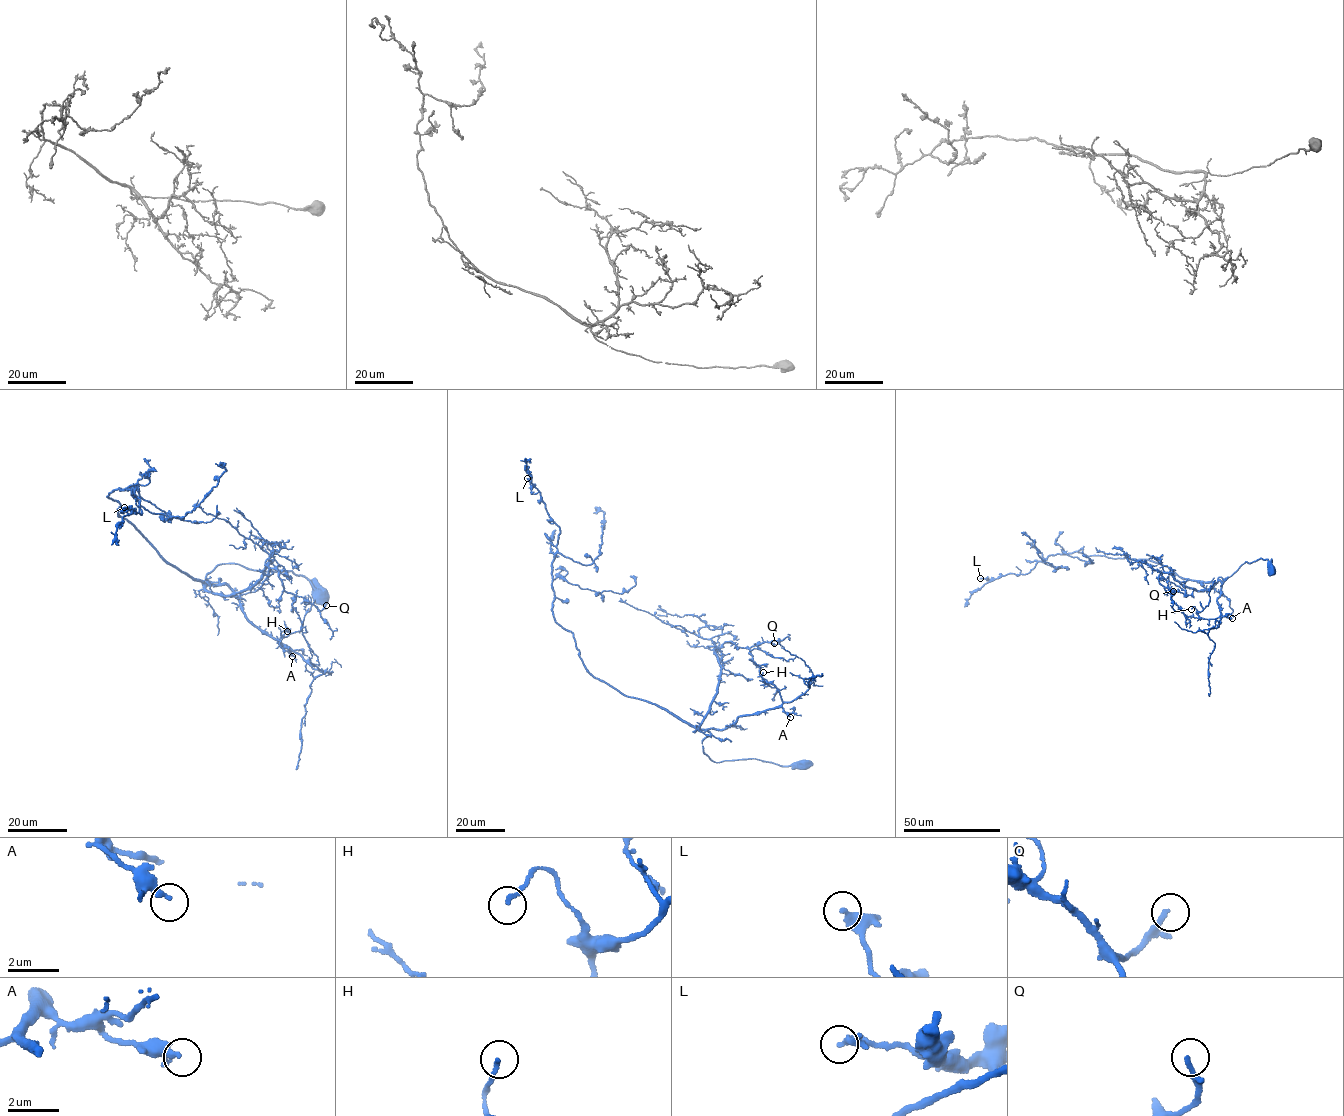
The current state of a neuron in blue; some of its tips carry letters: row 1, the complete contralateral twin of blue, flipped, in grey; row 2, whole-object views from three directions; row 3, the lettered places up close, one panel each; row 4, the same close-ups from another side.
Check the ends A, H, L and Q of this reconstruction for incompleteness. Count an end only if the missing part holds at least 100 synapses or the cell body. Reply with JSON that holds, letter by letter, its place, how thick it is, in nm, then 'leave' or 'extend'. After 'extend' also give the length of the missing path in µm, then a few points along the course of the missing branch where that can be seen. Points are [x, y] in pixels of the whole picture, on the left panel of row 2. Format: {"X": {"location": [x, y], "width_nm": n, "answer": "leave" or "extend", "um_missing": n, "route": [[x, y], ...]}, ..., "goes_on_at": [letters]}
{"A": {"location": [292, 656], "width_nm": 300, "answer": "leave"}, "H": {"location": [287, 631], "width_nm": 160, "answer": "leave"}, "L": {"location": [124, 507], "width_nm": 220, "answer": "leave"}, "Q": {"location": [326, 605], "width_nm": 200, "answer": "leave"}, "goes_on_at": []}

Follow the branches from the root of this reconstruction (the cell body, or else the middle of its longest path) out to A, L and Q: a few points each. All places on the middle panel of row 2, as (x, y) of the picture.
A: (803, 763), (713, 762), (703, 751), (708, 730), (724, 729), (739, 716), (781, 707), (790, 717)
L: (803, 763), (713, 762), (702, 746), (709, 728), (593, 676), (554, 617), (560, 531), (527, 478)
Q: (803, 763), (713, 762), (703, 751), (711, 733), (700, 724), (721, 670), (716, 651), (726, 642), (774, 643)

